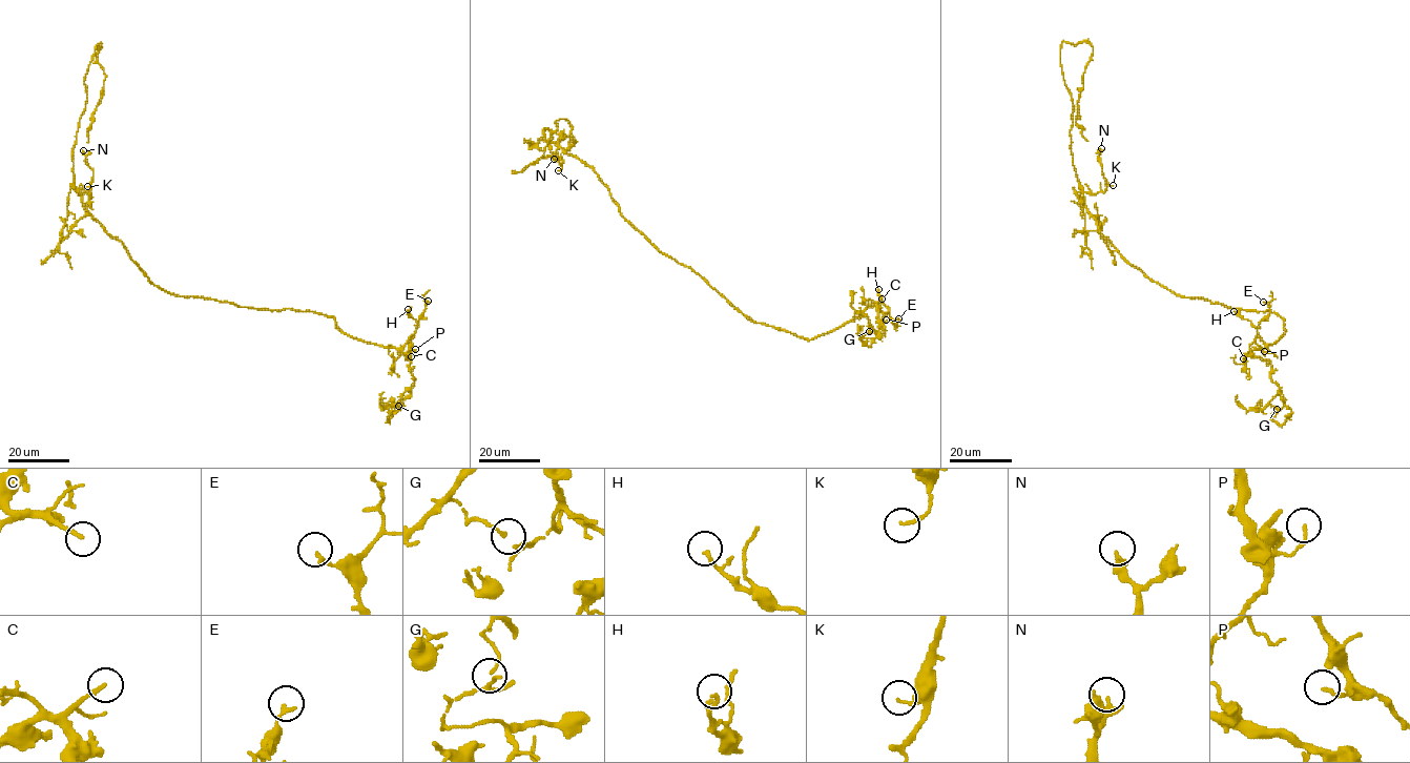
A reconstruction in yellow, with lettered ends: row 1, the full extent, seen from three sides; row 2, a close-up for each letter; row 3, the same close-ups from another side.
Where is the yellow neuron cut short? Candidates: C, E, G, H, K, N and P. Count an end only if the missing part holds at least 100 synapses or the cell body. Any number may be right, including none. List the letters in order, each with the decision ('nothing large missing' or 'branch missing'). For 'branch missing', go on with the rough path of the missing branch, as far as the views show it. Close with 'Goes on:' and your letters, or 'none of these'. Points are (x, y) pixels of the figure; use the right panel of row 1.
C: branch missing; course (1243, 358), (1218, 379), (1207, 378), (1179, 387), (1158, 403), (1152, 416), (1154, 418)
E: nothing large missing
G: nothing large missing
H: nothing large missing
K: nothing large missing
N: nothing large missing
P: nothing large missing
Goes on: C

